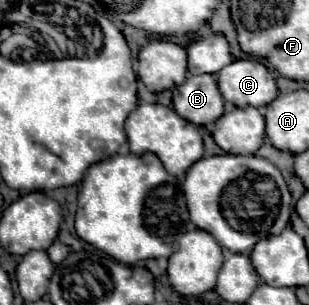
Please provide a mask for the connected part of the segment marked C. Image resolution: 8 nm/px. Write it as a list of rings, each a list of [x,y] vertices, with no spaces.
[[[233,60],[217,72],[217,84],[223,98],[239,108],[261,108],[277,98],[277,82],[259,60]]]

